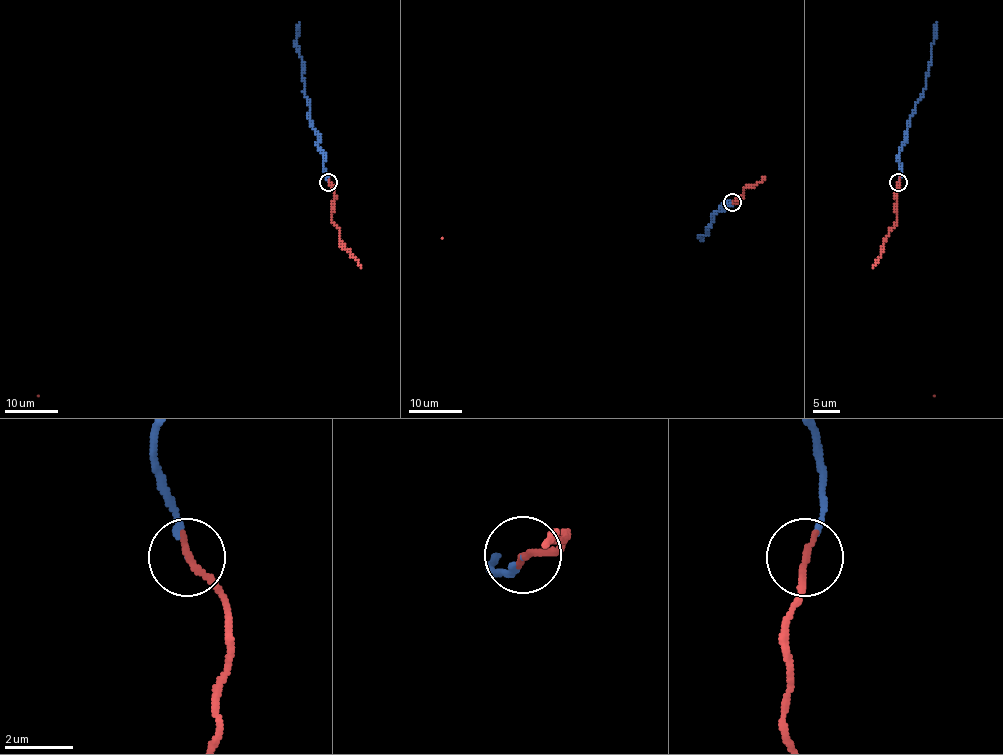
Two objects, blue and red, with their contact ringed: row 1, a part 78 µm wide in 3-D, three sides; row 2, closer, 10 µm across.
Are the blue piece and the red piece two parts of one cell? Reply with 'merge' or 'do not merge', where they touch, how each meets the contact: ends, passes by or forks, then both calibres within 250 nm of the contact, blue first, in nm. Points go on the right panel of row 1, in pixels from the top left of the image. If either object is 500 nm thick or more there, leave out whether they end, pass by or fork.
merge; at (898, 182); blue ends there; red ends there; 90 nm thick on the blue side, 240 nm on the other

